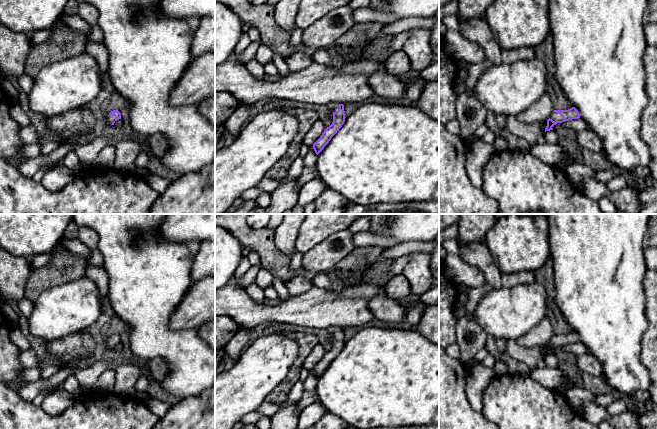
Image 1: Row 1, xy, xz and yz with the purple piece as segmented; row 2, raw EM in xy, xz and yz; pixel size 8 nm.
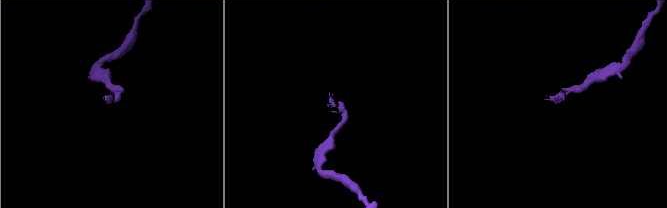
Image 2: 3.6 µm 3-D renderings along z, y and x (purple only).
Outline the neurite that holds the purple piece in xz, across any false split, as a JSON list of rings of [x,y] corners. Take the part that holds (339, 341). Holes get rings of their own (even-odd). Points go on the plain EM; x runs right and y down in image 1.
[[[331,326],[326,330],[333,336],[333,346],[324,354],[320,362],[313,368],[313,373],[317,379],[324,373],[331,362],[342,351],[346,342],[343,328]]]

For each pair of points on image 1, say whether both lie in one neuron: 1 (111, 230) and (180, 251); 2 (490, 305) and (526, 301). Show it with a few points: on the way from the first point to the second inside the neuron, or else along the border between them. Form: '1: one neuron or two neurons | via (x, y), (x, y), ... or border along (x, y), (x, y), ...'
1: one neuron | via (127, 247), (133, 253), (163, 253)
2: one neuron | via (499, 305), (517, 305)

